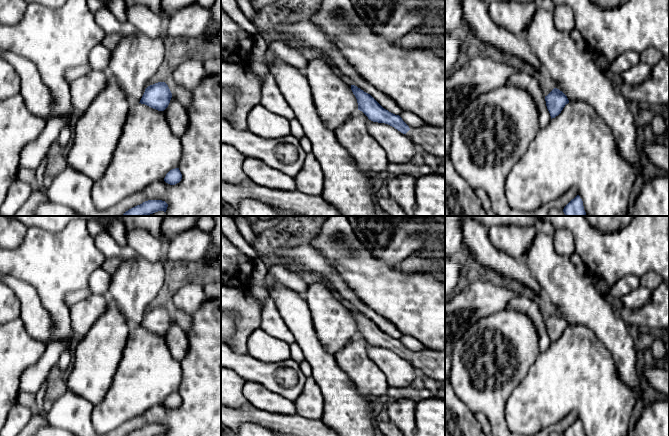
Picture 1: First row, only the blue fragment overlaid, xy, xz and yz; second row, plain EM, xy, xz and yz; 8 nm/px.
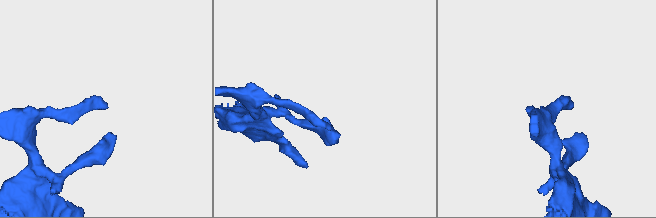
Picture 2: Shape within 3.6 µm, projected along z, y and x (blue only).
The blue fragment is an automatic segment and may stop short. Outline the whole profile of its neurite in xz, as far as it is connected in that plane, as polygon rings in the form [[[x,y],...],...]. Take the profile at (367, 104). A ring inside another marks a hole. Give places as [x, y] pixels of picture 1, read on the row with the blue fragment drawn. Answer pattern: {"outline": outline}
{"outline": [[[351,85],[351,90],[357,99],[358,110],[362,111],[369,120],[388,124],[407,134],[414,143],[439,160],[445,158],[445,127],[425,125],[410,129],[399,115],[384,109],[370,94],[355,85]]]}

